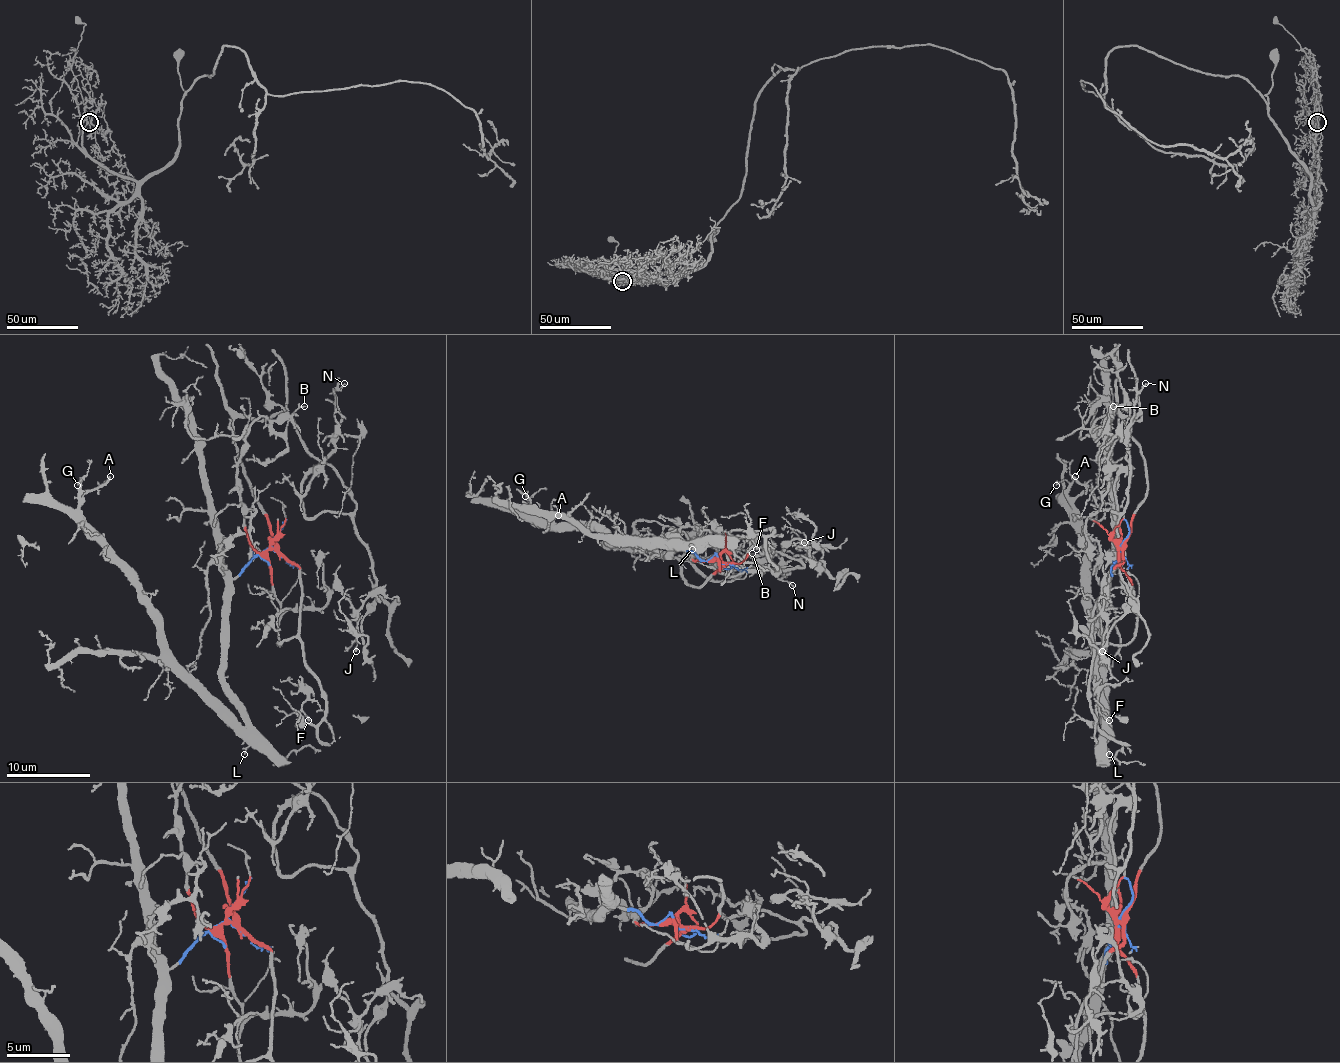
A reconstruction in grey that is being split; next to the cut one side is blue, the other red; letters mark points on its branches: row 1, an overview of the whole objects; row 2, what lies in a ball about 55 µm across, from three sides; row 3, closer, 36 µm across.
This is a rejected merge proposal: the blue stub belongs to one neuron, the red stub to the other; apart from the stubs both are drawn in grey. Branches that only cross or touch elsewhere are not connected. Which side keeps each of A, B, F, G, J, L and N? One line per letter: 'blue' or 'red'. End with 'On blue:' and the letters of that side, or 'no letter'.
A: blue
B: red
F: red
G: blue
J: red
L: blue
N: red
On blue: A, G, L

